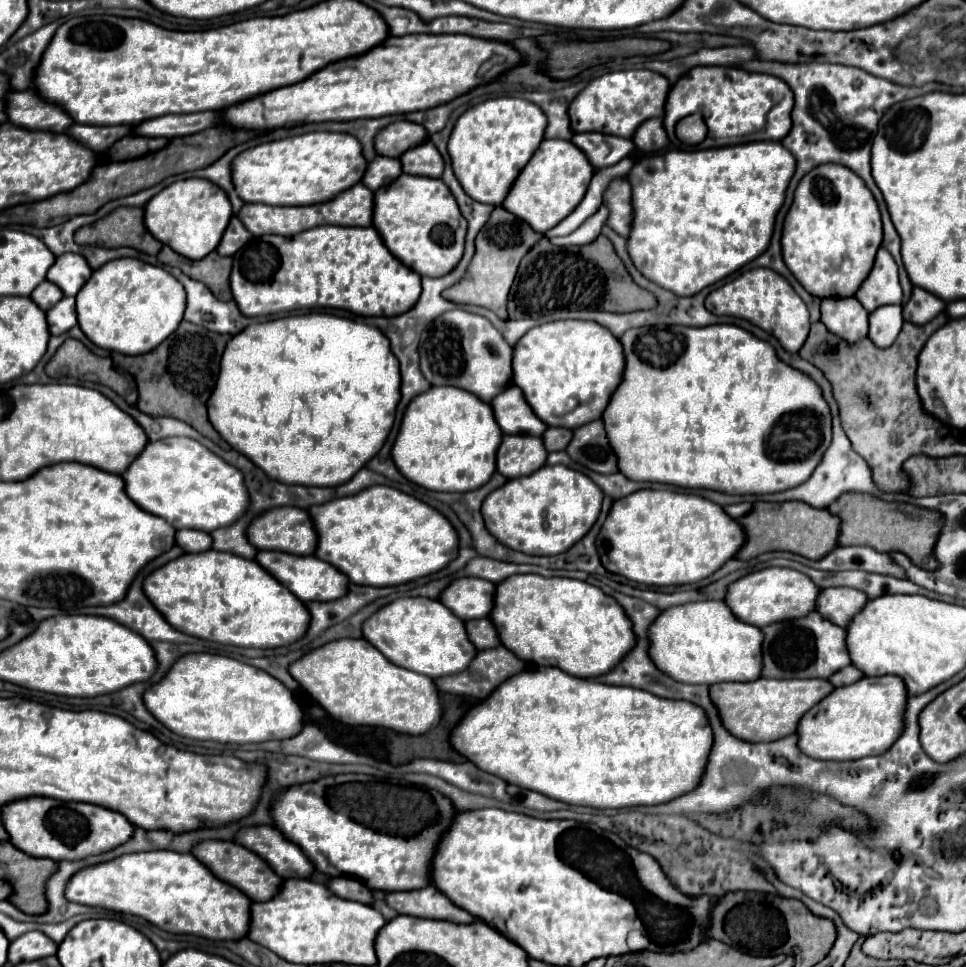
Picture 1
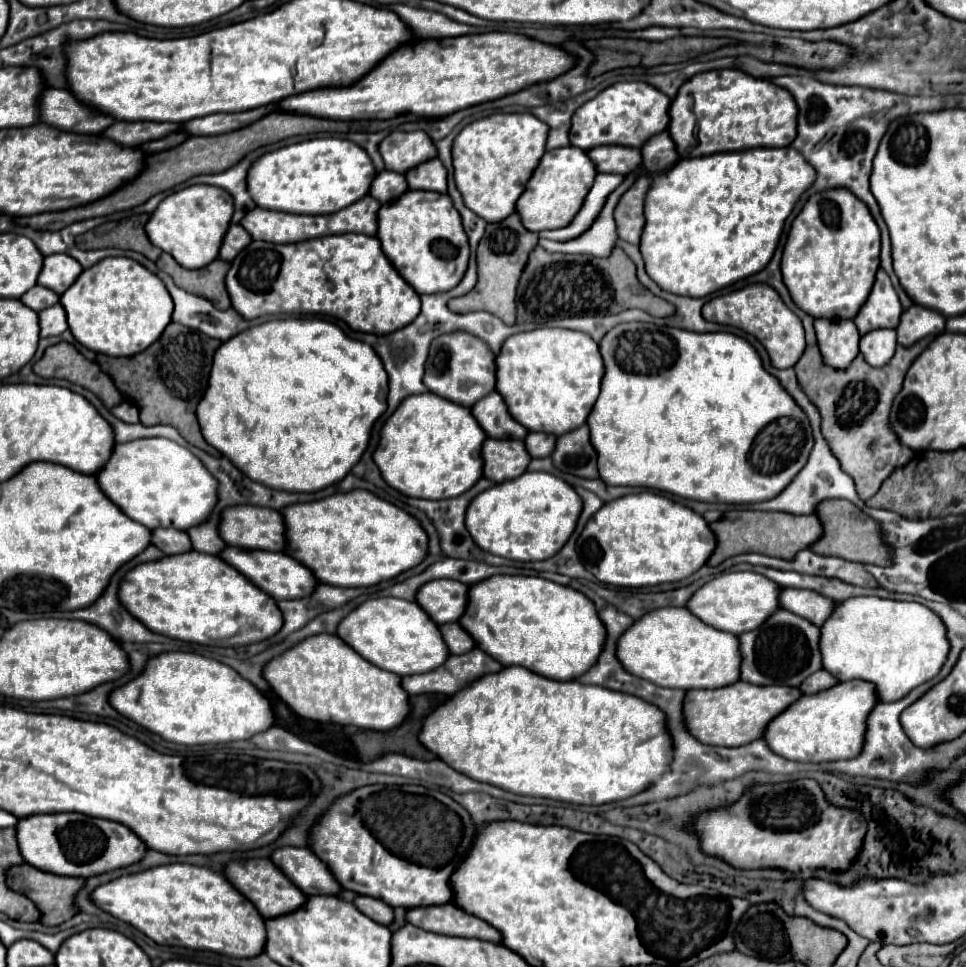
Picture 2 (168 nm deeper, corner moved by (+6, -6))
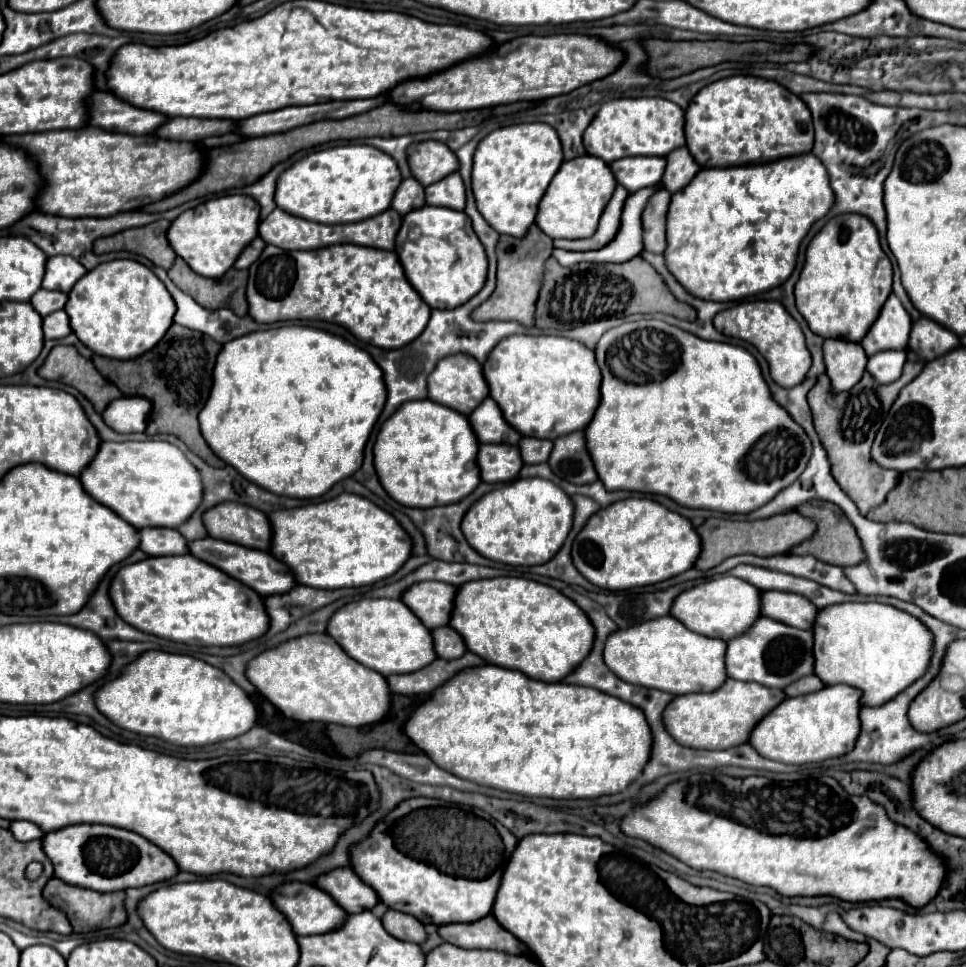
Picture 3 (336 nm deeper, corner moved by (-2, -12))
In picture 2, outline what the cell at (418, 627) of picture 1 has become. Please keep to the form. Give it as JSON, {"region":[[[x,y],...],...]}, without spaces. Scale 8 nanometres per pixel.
{"region":[[[370,598],[344,616],[336,628],[336,636],[342,638],[352,650],[356,650],[370,664],[402,674],[424,674],[426,670],[438,668],[446,658],[448,650],[442,642],[438,626],[424,614],[416,602],[400,598]]]}

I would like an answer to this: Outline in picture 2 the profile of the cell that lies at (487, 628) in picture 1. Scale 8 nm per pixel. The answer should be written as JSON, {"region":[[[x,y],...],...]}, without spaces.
{"region":[[[448,622],[446,626],[438,626],[442,632],[442,638],[448,646],[448,652],[452,654],[464,654],[466,650],[474,648],[474,640],[470,634],[458,624],[458,622]]]}

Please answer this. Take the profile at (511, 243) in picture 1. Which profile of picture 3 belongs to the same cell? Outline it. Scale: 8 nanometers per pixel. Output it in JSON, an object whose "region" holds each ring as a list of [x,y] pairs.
{"region":[[[530,226],[524,238],[514,238],[502,234],[496,244],[498,270],[496,270],[496,290],[492,296],[472,312],[472,320],[512,320],[524,326],[534,324],[534,304],[542,284],[542,270],[546,258],[552,254],[552,238],[548,238],[538,226]]]}

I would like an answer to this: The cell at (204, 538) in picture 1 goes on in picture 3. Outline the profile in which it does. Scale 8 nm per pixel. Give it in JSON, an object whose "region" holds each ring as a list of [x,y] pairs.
{"region":[[[142,528],[140,548],[148,556],[176,556],[188,552],[186,538],[174,528]]]}

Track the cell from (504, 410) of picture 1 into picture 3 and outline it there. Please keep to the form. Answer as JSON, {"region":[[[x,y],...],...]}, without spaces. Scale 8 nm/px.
{"region":[[[486,398],[470,416],[468,416],[476,436],[484,444],[518,444],[520,432],[514,432],[506,420],[502,420],[502,410],[494,404],[492,398]]]}

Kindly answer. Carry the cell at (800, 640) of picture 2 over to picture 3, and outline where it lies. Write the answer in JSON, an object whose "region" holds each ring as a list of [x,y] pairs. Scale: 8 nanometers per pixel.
{"region":[[[762,616],[750,632],[728,642],[726,672],[734,680],[758,682],[768,688],[786,688],[792,682],[814,674],[814,634],[812,630],[792,628],[778,620]]]}

